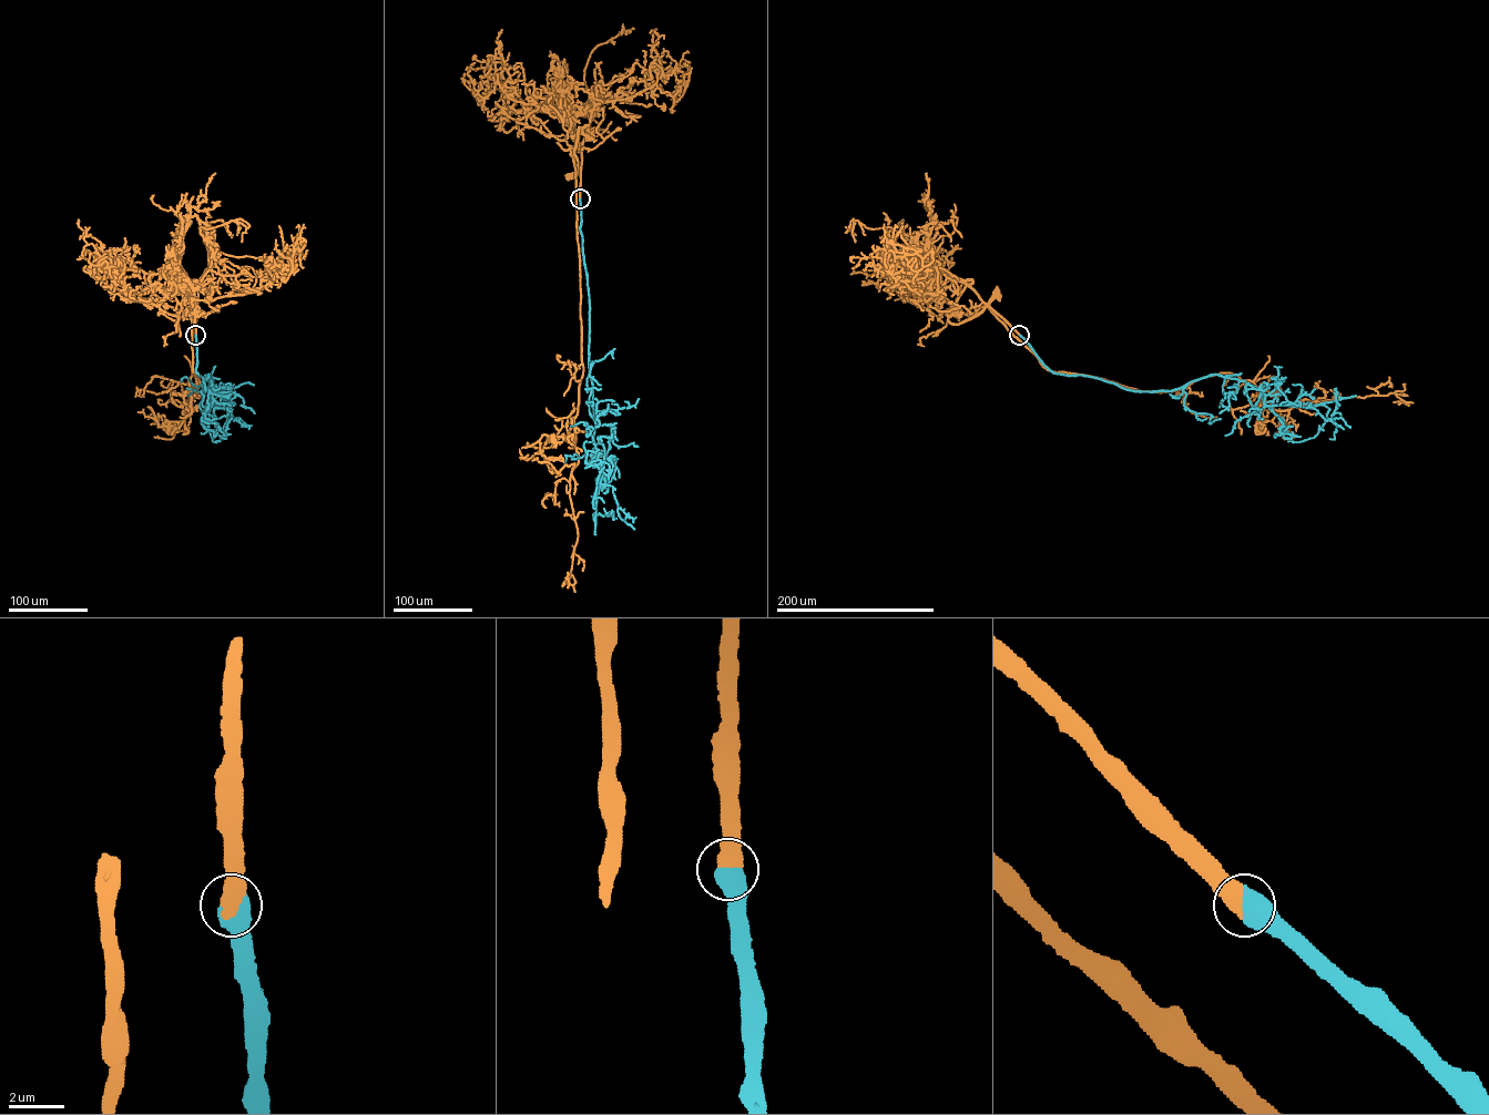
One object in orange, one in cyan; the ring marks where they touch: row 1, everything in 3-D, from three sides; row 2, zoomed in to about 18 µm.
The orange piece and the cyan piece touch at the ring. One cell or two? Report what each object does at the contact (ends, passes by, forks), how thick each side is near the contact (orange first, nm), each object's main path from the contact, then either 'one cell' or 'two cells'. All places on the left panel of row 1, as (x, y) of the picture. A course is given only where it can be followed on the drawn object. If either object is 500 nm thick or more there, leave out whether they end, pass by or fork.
600 nm thick on the orange side, 800 nm on the other; orange runs (195, 335), (197, 283), (194, 279), (193, 324), (190, 316), (194, 297), (186, 293); cyan runs (195, 335), (196, 371), (205, 391), (208, 375), (221, 406), (213, 405), (214, 388), (227, 411), (220, 438); one cell

